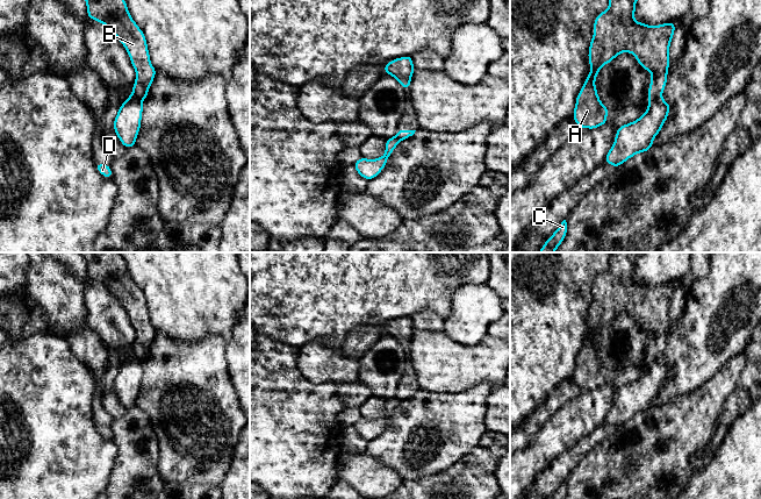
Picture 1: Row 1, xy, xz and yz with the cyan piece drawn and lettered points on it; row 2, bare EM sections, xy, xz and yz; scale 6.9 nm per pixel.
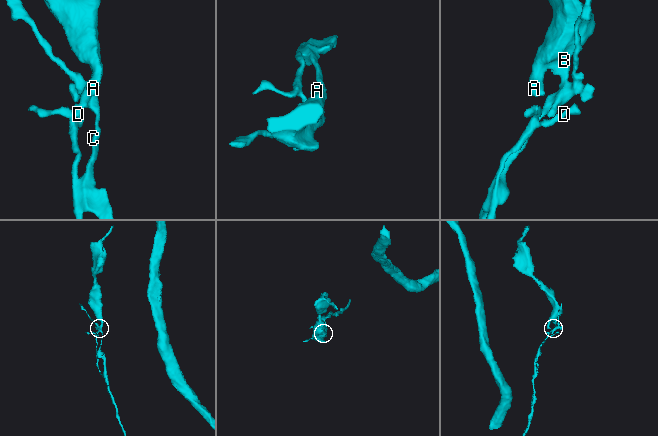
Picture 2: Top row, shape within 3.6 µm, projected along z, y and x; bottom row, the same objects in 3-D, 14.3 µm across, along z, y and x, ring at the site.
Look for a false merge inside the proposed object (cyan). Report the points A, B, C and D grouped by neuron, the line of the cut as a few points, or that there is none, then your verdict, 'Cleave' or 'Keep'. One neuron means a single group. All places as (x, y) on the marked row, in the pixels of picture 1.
Groups: A B / C D. Split along yz (660, 94), (646, 111). Cleave

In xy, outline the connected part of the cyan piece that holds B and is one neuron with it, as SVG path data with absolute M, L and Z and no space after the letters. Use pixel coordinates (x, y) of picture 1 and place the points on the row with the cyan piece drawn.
M85 0L87 16L105 24L125 48L136 71L132 93L141 102L148 97L157 70L150 62L146 38L131 19L125 0Z

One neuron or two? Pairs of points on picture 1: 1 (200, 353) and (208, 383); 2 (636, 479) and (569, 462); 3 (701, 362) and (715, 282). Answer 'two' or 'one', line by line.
1: one
2: two
3: one

